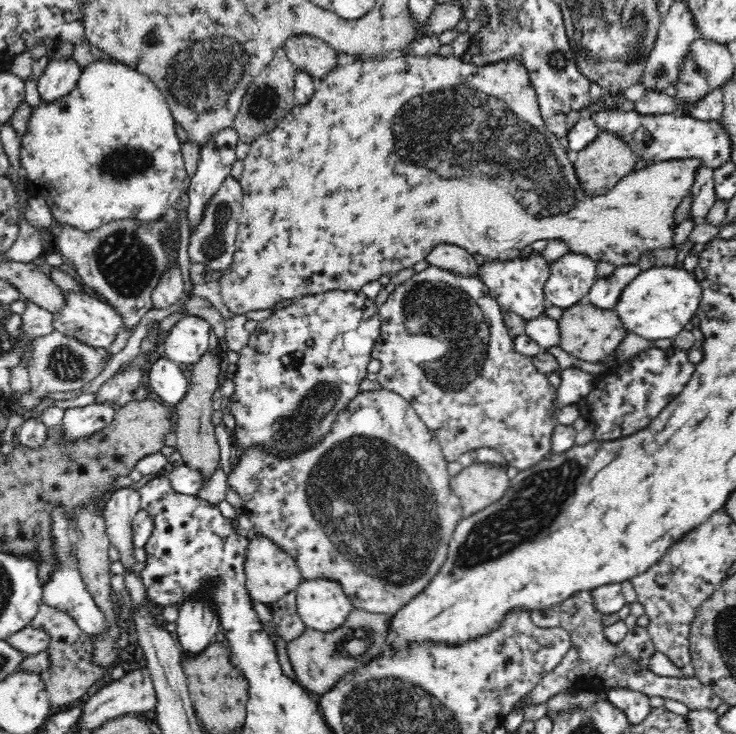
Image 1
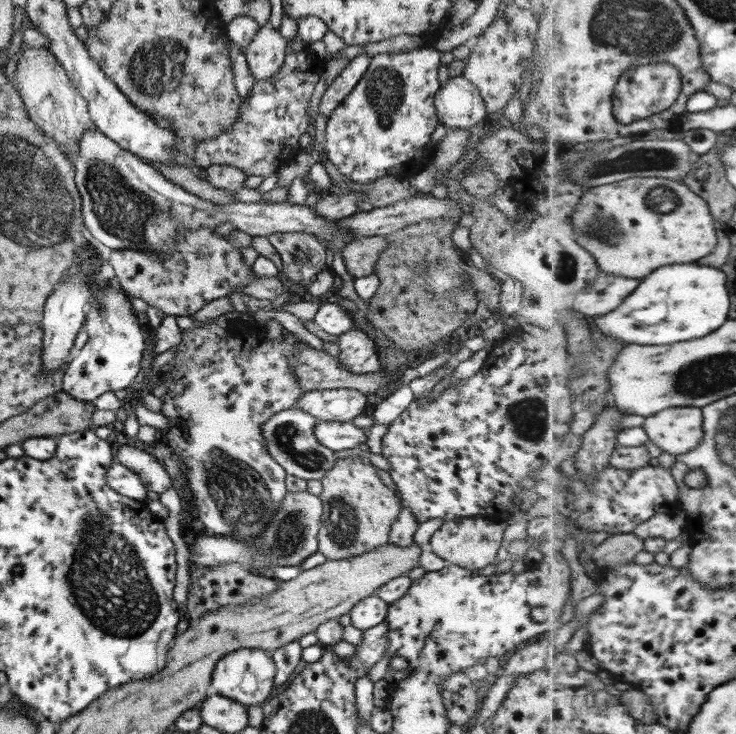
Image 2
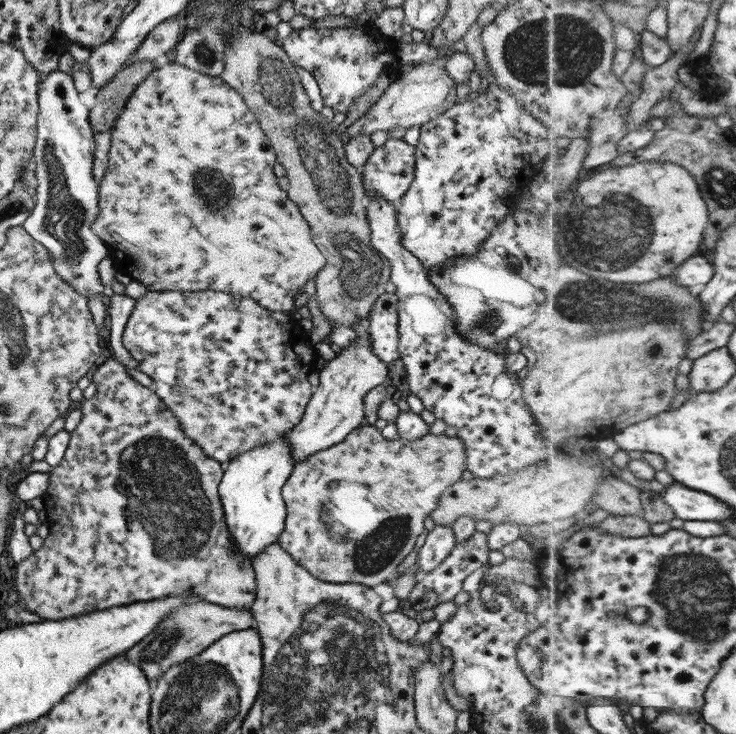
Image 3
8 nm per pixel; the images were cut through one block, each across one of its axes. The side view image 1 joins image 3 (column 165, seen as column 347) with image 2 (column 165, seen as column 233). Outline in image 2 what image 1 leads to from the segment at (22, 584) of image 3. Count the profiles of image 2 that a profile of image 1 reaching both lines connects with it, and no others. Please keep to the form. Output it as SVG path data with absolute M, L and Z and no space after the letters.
M121 442L114 448L114 461L139 475L149 491L160 494L171 485L167 463L162 458L152 458L149 454Z

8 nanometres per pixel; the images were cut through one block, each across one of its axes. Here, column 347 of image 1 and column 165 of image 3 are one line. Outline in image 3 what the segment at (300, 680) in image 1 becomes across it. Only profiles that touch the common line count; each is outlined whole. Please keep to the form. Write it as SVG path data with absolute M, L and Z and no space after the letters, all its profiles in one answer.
M205 601L195 604L183 604L177 610L165 614L166 618L157 624L157 628L141 638L135 646L127 650L127 660L143 670L147 680L157 680L171 666L185 662L188 658L199 654L207 646L221 638L224 634L236 630L254 628L254 619L251 610L243 608L223 608Z

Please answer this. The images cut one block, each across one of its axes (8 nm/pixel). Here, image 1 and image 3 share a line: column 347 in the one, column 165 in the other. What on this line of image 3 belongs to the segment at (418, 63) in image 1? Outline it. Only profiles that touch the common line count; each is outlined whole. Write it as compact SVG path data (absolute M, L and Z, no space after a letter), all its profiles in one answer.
M169 62L160 68L151 70L141 84L131 92L123 111L109 128L109 148L105 173L99 181L97 194L97 218L91 224L91 230L103 242L107 243L108 255L115 266L115 279L127 284L139 282L147 291L202 291L216 290L229 294L255 299L261 307L272 312L291 314L296 311L293 296L302 289L307 280L315 279L319 269L325 265L325 258L311 240L311 230L299 214L294 202L286 192L277 187L277 178L273 174L273 164L276 162L274 150L269 139L264 135L253 112L243 102L242 96L227 86L220 77L212 77L195 72L175 62Z

